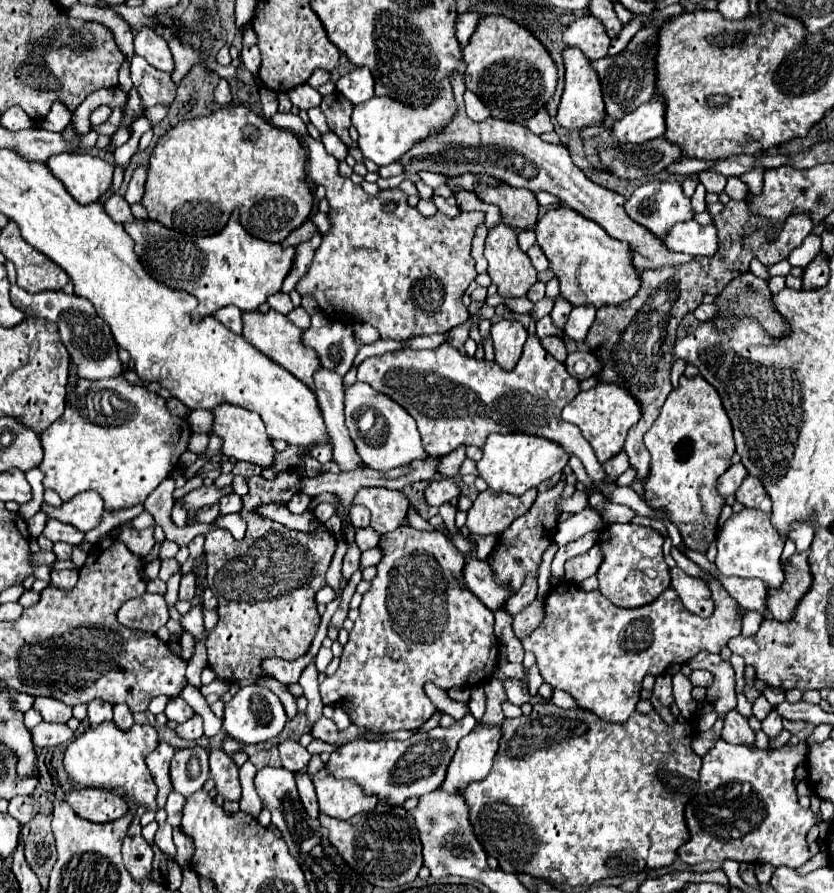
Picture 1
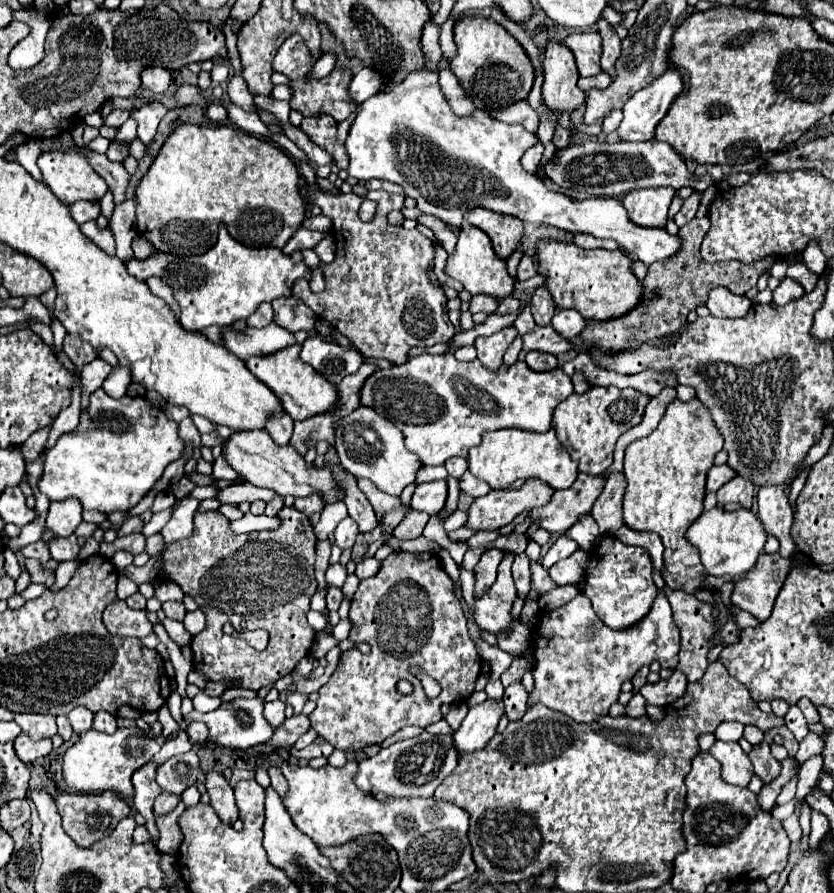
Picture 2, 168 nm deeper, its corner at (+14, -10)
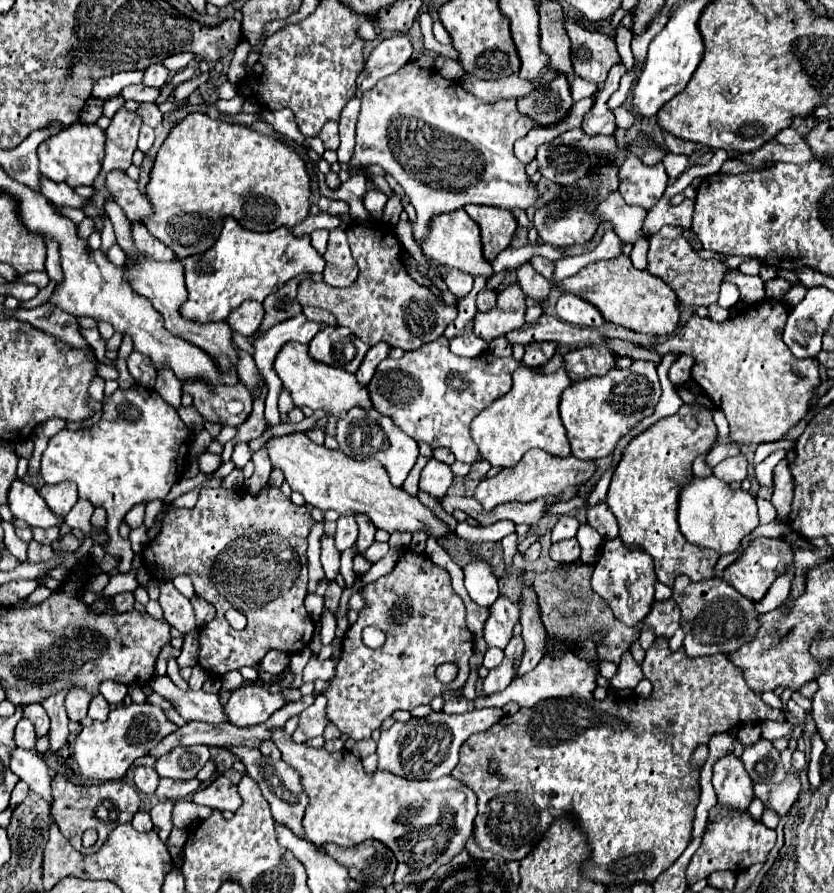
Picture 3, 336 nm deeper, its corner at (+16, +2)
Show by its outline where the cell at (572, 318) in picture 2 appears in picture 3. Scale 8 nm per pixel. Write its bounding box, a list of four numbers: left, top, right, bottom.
[556,294,604,328]

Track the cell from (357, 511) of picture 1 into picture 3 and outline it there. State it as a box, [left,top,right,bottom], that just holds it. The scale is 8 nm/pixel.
[334,516,358,550]

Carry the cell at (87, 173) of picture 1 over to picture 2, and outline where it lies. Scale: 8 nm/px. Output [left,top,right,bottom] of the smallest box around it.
[38,152,108,204]

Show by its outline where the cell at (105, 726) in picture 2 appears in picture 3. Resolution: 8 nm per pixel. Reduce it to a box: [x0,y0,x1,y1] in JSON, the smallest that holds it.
[88,694,110,722]

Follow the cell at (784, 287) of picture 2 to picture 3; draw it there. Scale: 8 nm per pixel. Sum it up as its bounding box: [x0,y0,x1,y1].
[766,278,790,300]

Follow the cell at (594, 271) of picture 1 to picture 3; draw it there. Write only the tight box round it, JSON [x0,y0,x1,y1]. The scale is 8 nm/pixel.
[558,254,678,334]

